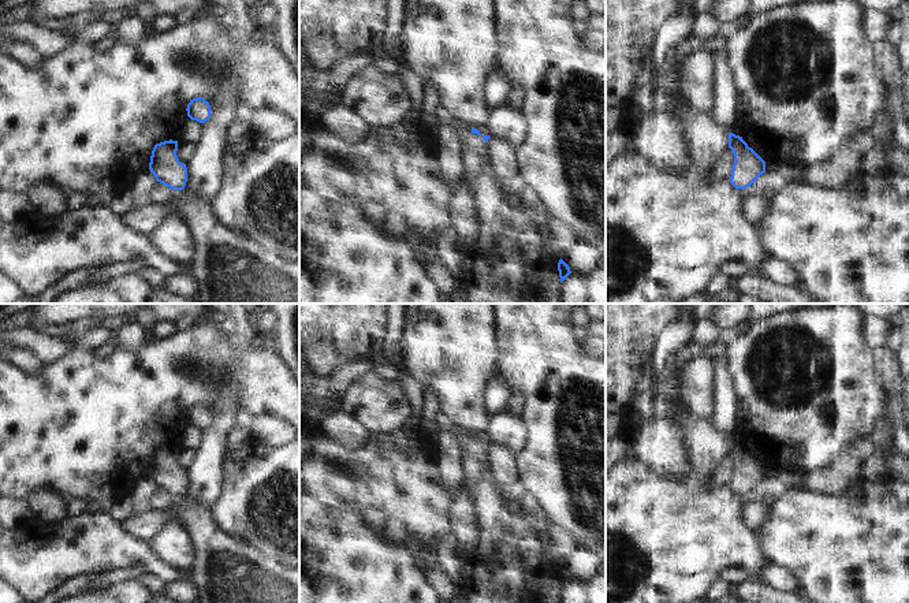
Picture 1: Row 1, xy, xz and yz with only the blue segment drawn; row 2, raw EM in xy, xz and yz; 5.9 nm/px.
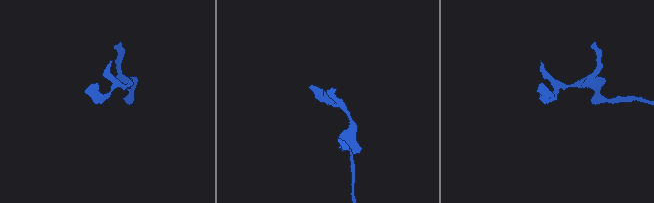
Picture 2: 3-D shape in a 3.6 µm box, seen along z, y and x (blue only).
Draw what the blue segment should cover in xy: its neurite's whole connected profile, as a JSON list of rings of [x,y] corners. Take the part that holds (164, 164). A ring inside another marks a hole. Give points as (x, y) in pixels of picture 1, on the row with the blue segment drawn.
[[[164,141],[156,144],[149,163],[149,170],[156,180],[175,190],[183,190],[187,182],[186,164],[178,156],[178,141]]]

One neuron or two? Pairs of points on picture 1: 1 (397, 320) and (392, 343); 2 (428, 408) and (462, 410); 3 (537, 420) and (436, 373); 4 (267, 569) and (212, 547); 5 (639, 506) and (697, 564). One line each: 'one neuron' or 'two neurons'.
1: one neuron
2: two neurons
3: two neurons
4: one neuron
5: one neuron

